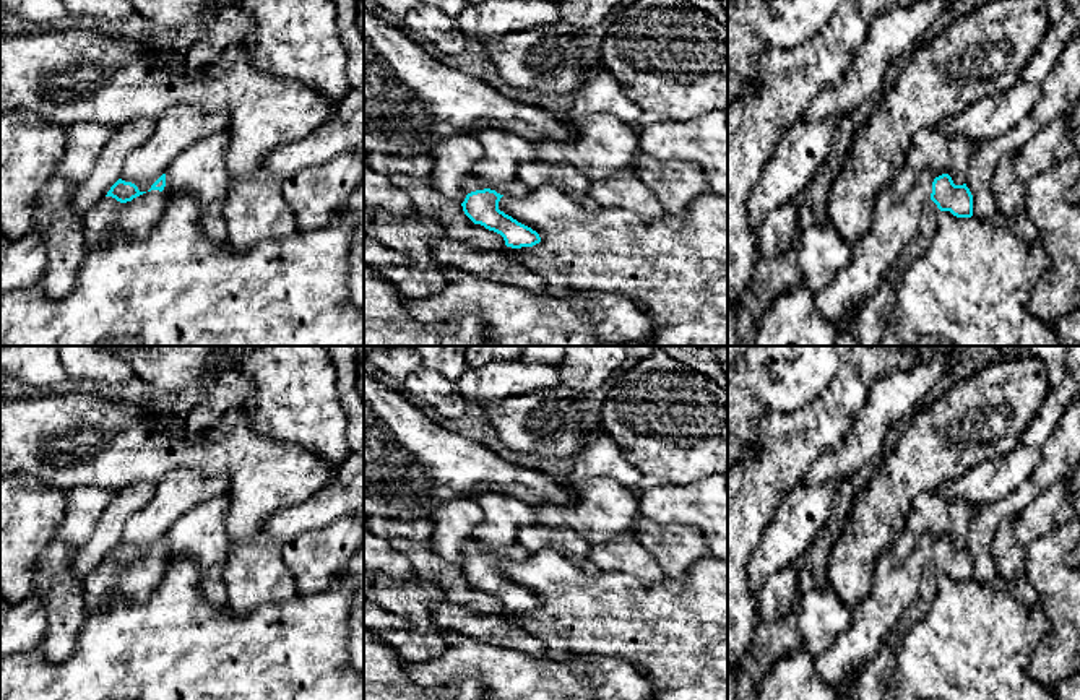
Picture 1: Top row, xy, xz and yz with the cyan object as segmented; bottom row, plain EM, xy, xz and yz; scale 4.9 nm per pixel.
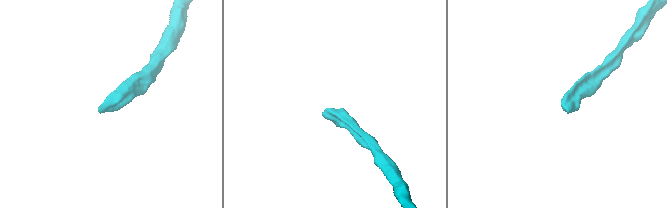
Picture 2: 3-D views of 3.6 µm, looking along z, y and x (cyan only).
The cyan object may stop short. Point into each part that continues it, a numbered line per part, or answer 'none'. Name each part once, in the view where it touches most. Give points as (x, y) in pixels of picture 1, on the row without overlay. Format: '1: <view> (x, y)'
1: xy (109, 582)

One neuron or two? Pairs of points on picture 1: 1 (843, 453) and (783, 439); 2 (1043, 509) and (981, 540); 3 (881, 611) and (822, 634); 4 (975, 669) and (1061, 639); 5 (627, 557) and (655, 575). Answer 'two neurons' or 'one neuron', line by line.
1: two neurons
2: two neurons
3: two neurons
4: two neurons
5: one neuron

